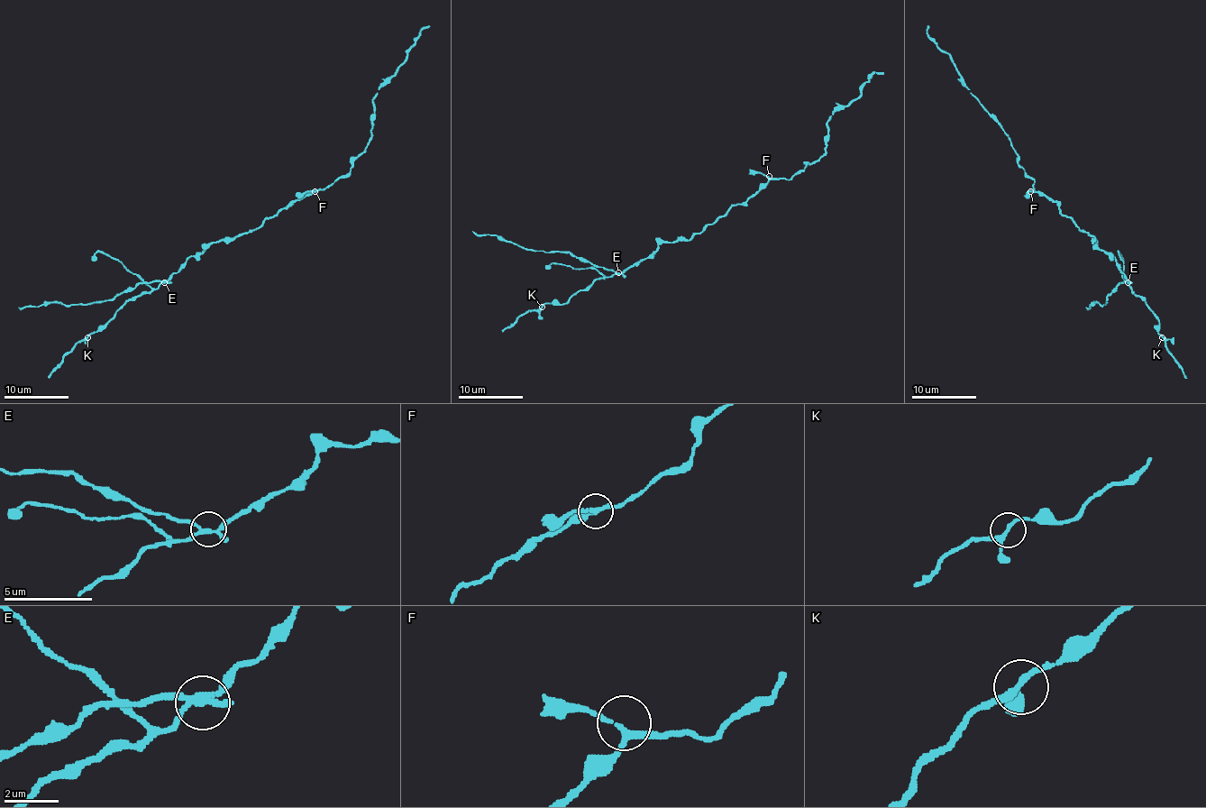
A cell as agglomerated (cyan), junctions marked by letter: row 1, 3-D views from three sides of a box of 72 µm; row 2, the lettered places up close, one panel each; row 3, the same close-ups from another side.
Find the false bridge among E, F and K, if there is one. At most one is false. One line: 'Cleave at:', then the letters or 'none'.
Cleave at: E

